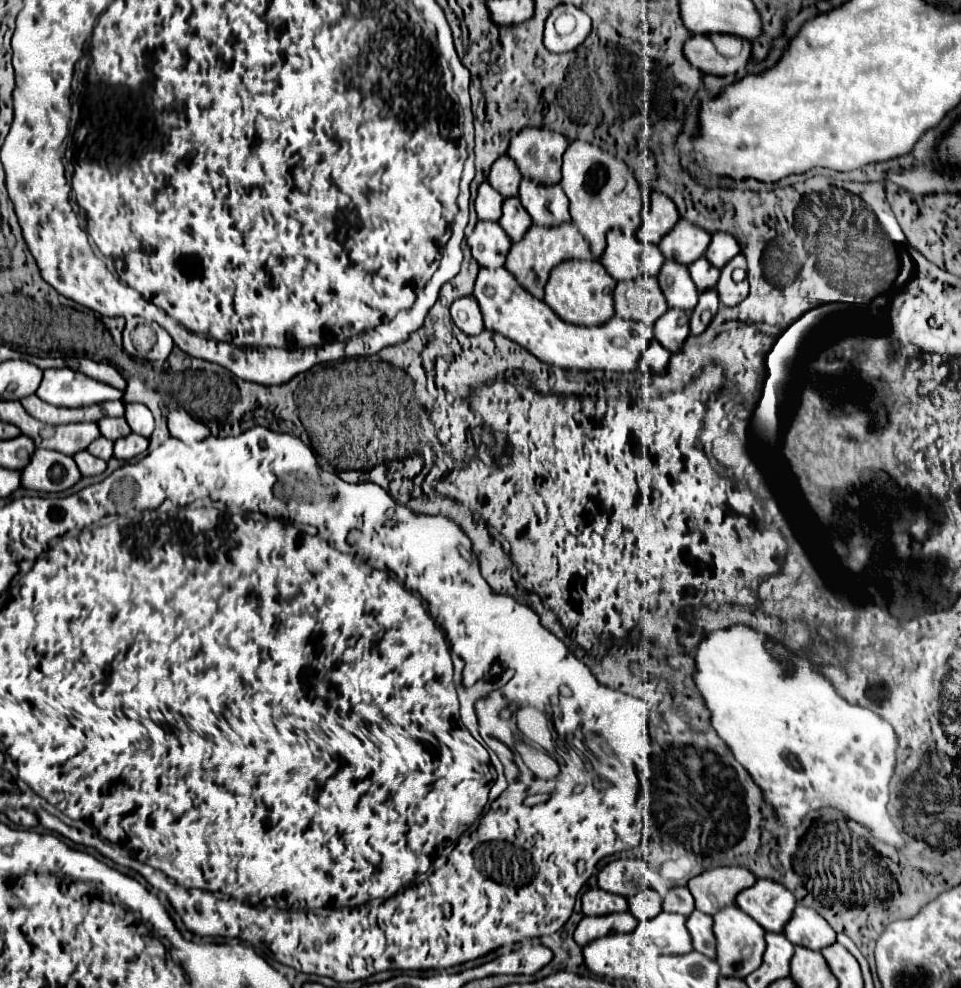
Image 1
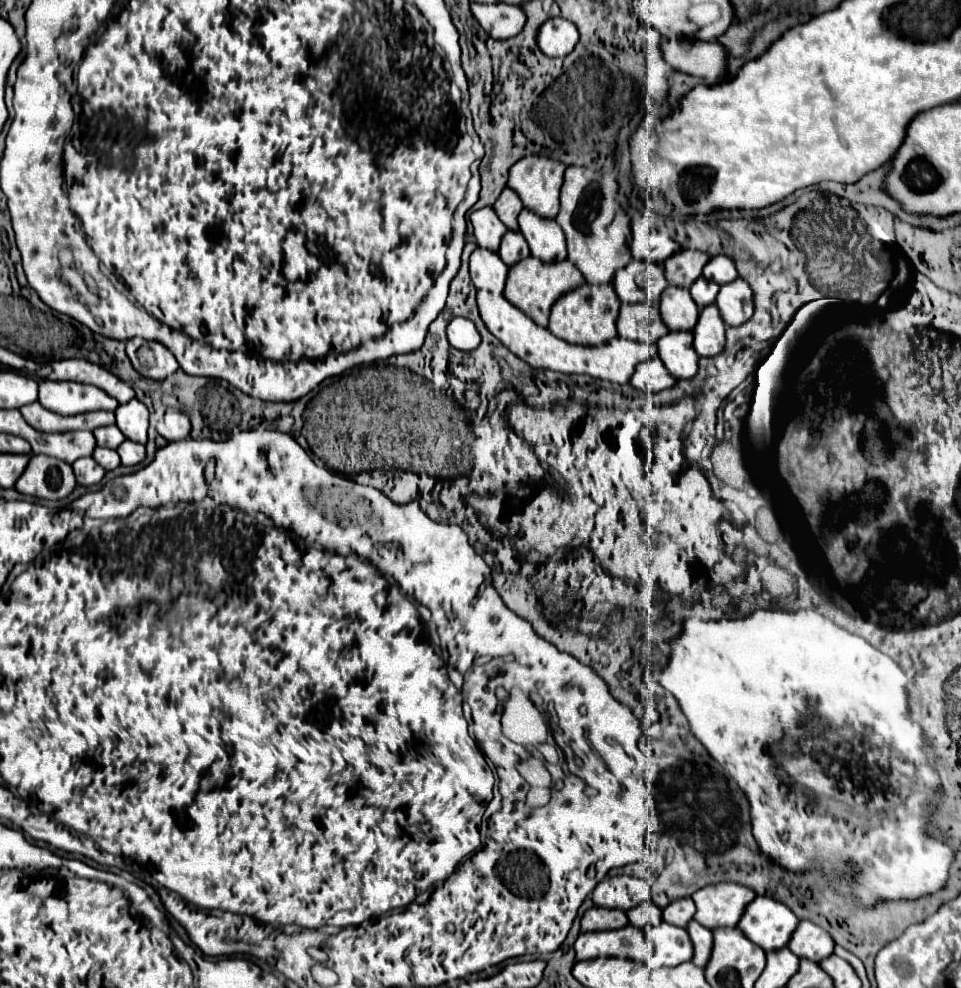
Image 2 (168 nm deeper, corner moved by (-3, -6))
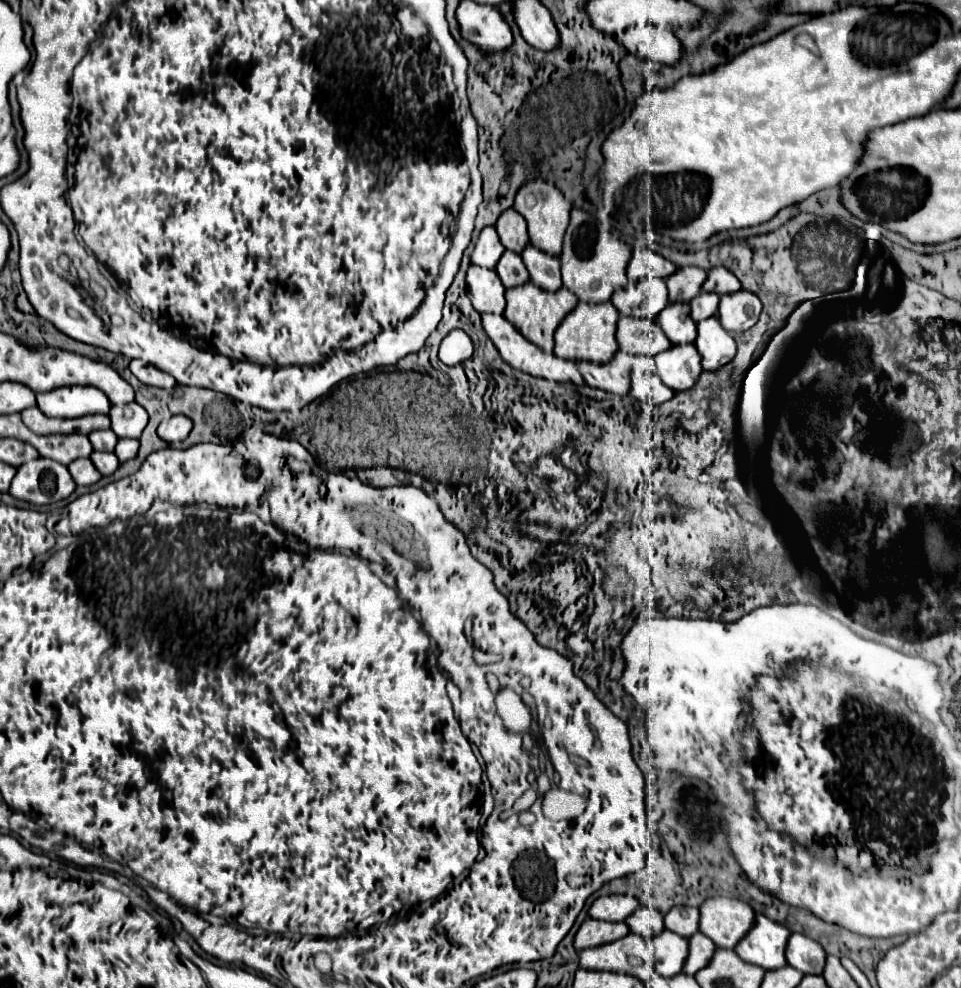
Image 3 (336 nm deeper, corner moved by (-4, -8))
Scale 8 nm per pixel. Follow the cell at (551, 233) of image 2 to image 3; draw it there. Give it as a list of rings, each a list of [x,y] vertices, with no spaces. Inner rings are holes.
[[[526,245],[524,253],[522,253],[524,265],[530,273],[530,281],[544,289],[544,291],[558,291],[562,287],[562,279],[560,279],[560,259],[552,257],[548,253],[542,253],[540,249]]]

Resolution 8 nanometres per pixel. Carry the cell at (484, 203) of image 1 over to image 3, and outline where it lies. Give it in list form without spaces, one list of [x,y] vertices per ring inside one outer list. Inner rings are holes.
[[[484,227],[478,237],[478,243],[476,243],[476,249],[474,249],[470,261],[472,261],[472,265],[494,269],[498,259],[502,257],[502,253],[504,253],[504,247],[496,235],[496,229]]]

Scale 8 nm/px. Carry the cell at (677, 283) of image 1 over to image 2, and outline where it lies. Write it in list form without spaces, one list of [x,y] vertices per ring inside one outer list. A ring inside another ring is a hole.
[[[669,285],[663,291],[663,297],[659,301],[659,311],[663,323],[671,331],[691,331],[697,317],[699,317],[699,307],[695,301],[691,301],[689,289],[675,289],[675,285]]]

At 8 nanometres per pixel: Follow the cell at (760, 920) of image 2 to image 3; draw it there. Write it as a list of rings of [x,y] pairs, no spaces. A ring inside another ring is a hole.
[[[756,915],[756,923],[752,931],[736,945],[734,951],[742,961],[758,965],[764,971],[774,971],[786,965],[784,949],[788,937],[790,931],[784,925],[764,915]]]

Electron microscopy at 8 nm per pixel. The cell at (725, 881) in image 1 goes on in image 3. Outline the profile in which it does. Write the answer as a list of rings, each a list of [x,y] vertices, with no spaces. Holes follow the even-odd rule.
[[[712,897],[706,899],[706,903],[700,907],[700,931],[716,943],[716,947],[722,949],[734,949],[740,939],[746,937],[746,933],[754,925],[754,911],[748,903],[730,899],[730,897]]]

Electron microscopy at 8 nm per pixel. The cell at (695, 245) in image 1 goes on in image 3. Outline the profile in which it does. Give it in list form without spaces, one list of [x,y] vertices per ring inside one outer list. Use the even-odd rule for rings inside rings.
[[[682,267],[666,279],[672,303],[690,303],[702,289],[706,273],[698,267]]]

